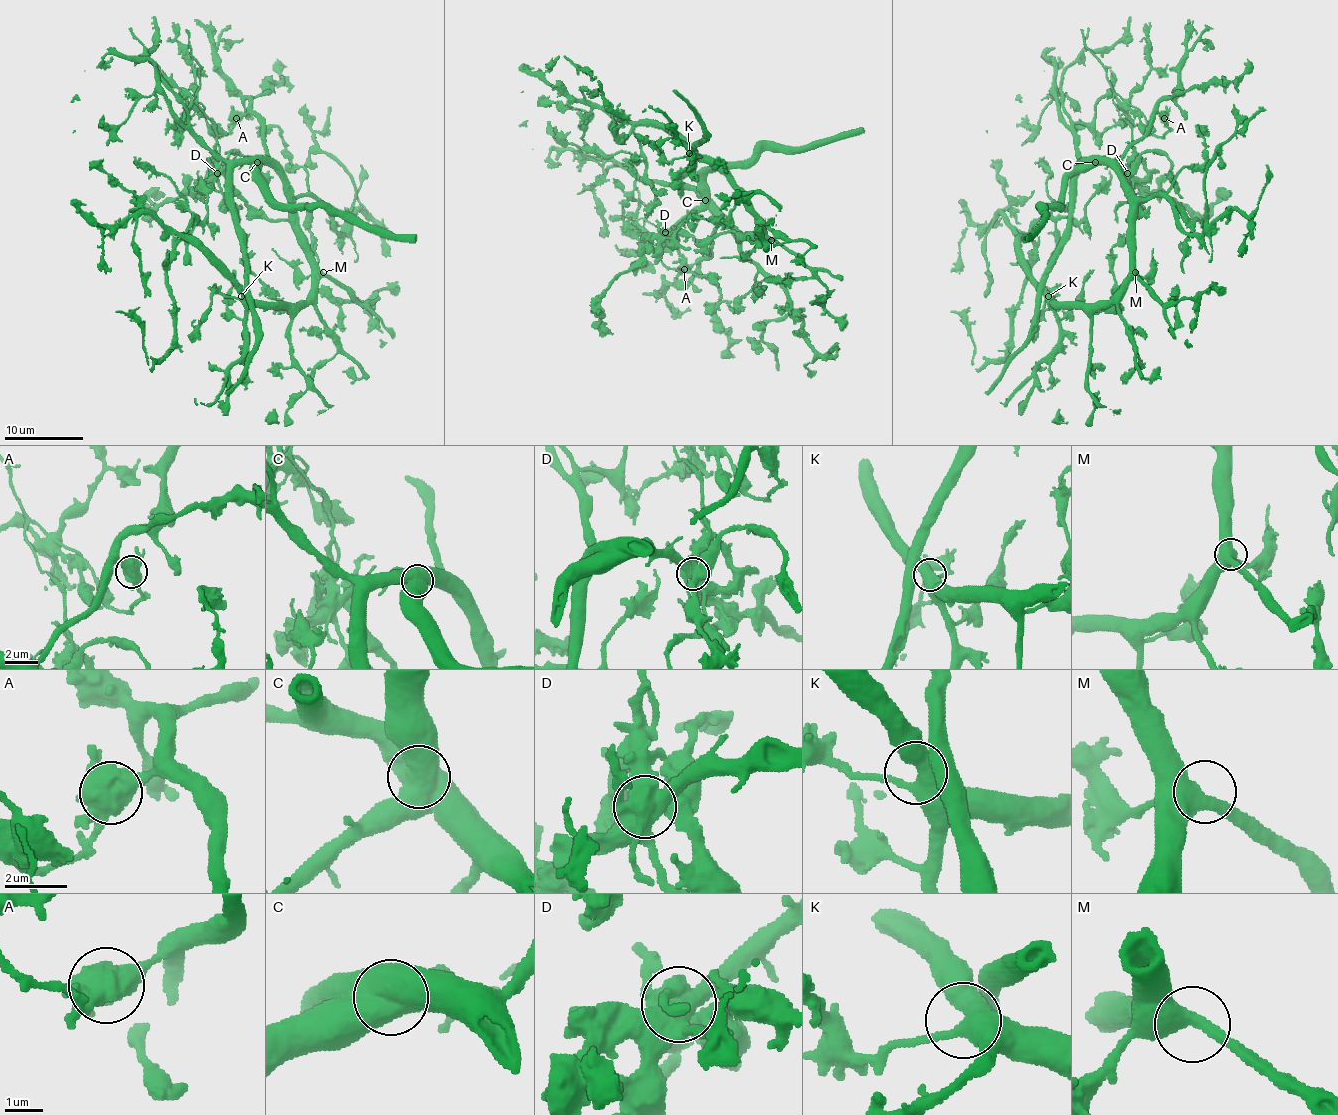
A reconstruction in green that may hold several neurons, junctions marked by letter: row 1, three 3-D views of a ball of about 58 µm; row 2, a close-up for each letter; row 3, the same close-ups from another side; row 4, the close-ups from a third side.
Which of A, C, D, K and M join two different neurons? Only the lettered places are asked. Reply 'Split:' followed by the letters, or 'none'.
Split: A, C, D

